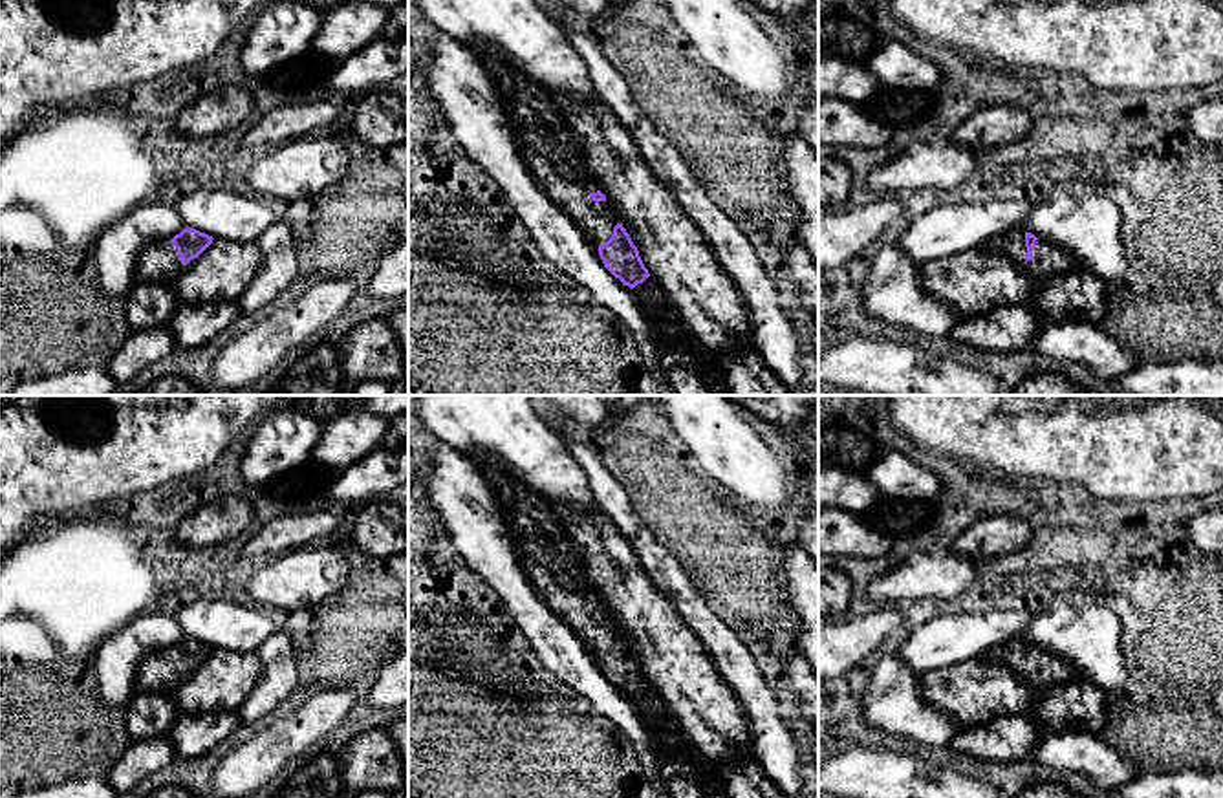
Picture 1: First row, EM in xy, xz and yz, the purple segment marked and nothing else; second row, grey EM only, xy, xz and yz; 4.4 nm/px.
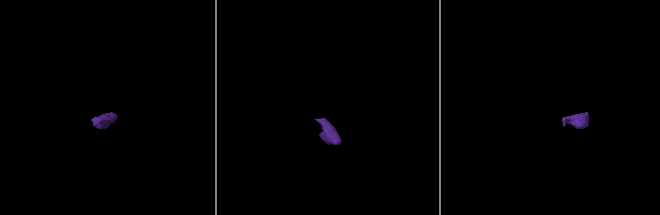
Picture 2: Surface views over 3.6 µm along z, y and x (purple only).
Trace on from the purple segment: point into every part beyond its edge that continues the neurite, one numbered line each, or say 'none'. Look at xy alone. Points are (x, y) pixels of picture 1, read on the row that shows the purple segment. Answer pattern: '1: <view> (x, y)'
1: xy (158, 262)

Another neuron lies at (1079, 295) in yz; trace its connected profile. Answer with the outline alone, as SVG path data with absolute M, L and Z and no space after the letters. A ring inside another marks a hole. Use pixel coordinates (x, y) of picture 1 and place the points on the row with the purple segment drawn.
M1075 269L1042 278L1038 291L1027 302L1044 322L1099 324L1108 307L1109 282L1091 271Z

